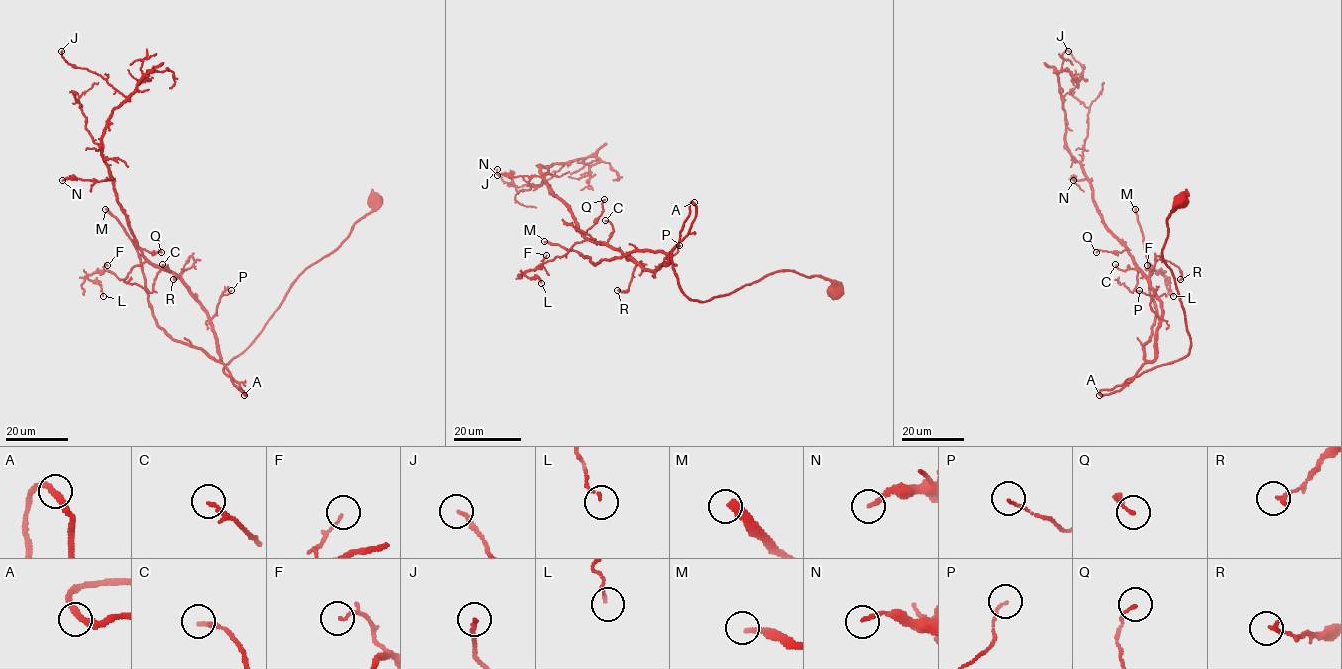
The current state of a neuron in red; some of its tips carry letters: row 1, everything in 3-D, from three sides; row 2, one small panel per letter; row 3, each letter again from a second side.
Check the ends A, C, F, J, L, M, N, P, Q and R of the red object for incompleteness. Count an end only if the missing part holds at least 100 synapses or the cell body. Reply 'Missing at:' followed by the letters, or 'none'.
Missing at: M

